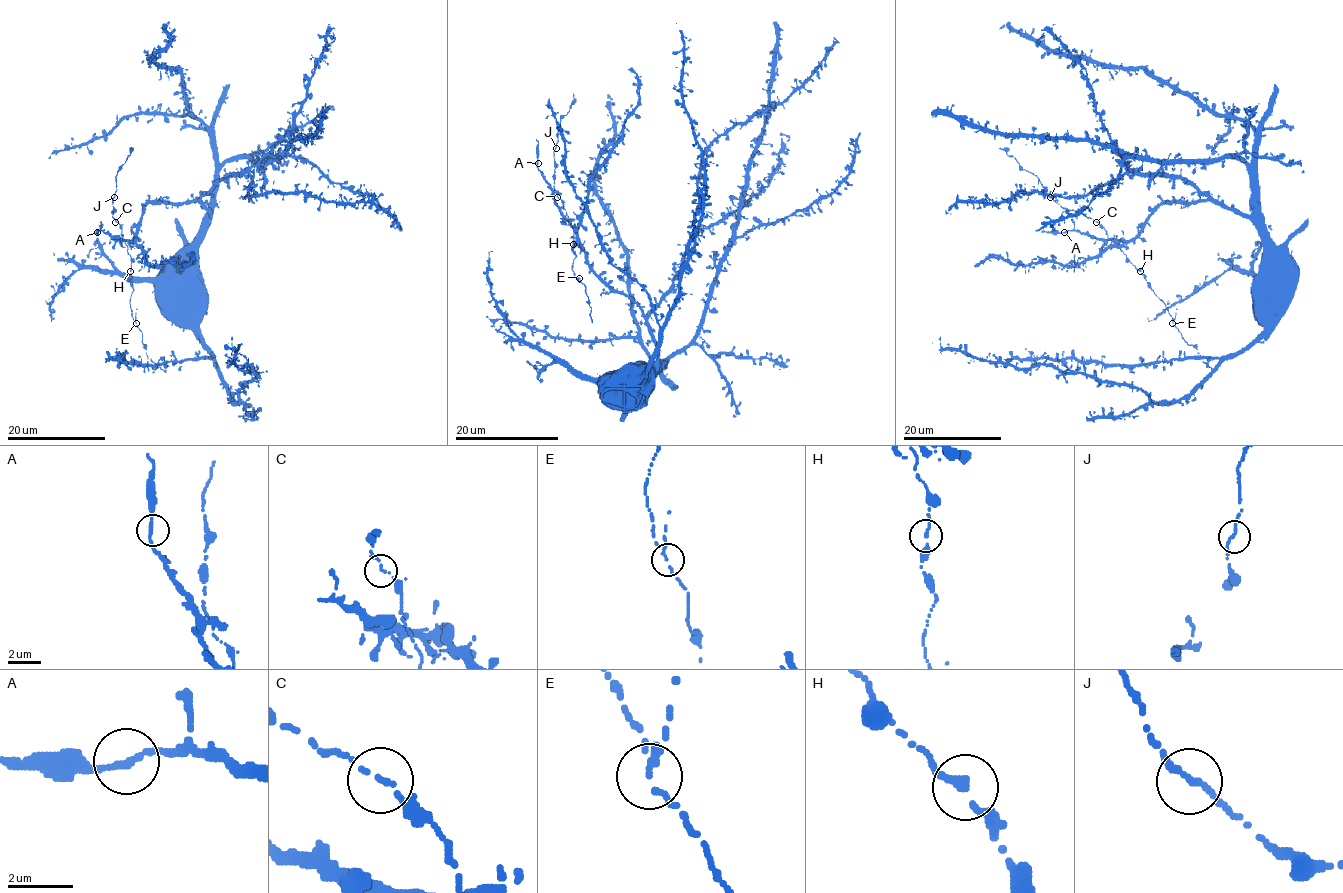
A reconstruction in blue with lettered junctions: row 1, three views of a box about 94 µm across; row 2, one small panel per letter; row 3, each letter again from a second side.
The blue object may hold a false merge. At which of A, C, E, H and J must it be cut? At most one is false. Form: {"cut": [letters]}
{"cut": []}

